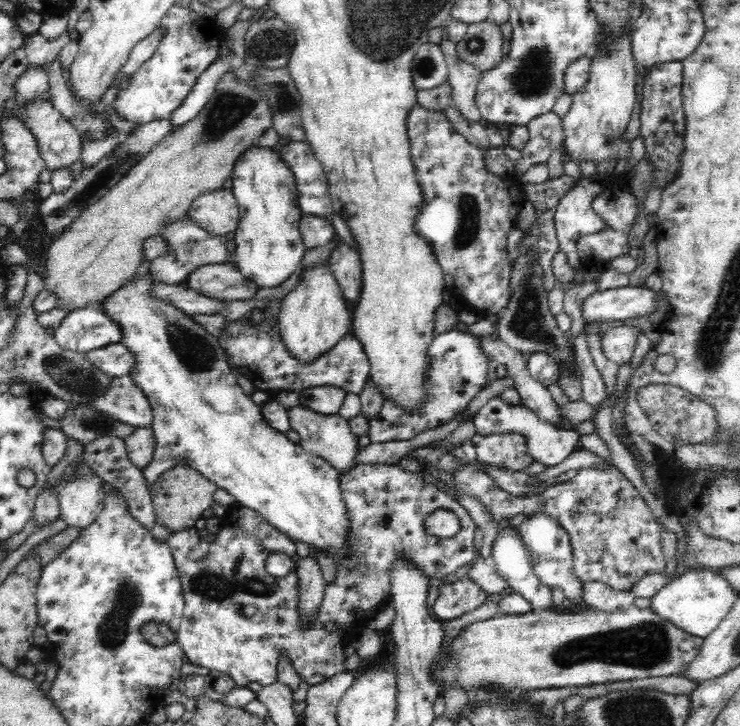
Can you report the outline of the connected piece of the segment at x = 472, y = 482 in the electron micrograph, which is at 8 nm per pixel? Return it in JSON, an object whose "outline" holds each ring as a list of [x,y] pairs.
{"outline":[[[598,433],[581,436],[579,446],[610,464],[605,469],[594,467],[579,470],[573,478],[522,499],[508,494],[481,470],[481,466],[477,466],[474,444],[466,441],[452,450],[455,461],[459,462],[454,470],[454,482],[470,497],[478,499],[495,522],[501,522],[504,518],[511,520],[520,514],[525,515],[526,519],[534,514],[548,514],[570,535],[574,555],[570,570],[578,581],[600,581],[617,591],[629,592],[644,575],[652,572],[664,574],[666,570],[660,545],[660,527],[638,489],[613,465],[610,448]]]}

